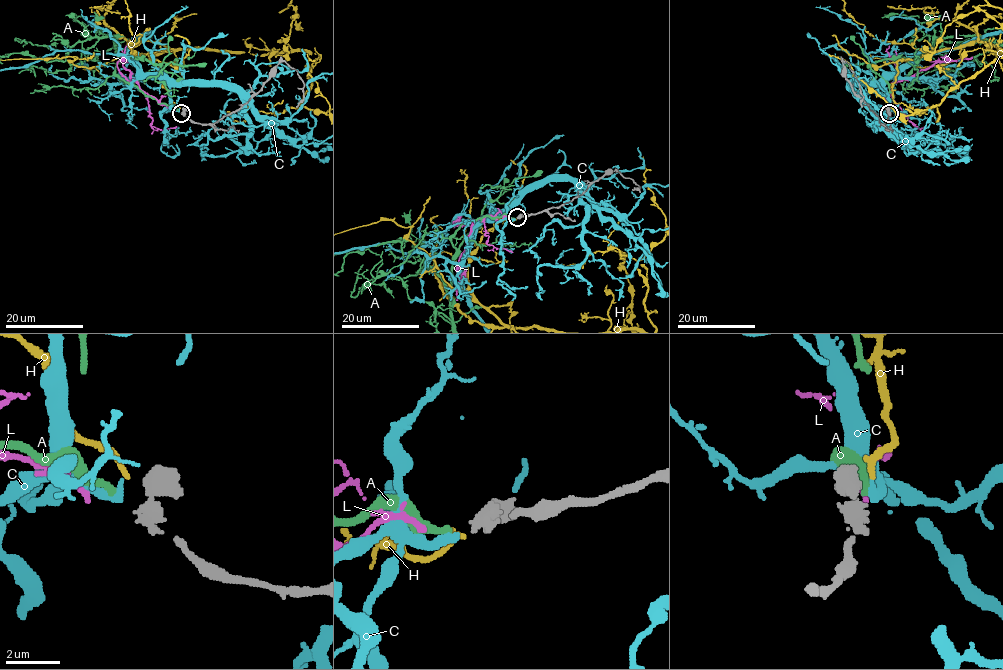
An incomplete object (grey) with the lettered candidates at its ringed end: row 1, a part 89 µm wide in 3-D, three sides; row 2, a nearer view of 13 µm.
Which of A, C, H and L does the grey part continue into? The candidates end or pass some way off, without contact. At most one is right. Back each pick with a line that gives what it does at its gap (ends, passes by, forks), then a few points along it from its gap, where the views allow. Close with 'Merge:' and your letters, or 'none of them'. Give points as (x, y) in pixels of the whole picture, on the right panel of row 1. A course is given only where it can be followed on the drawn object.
A: it ends
Merge: A

